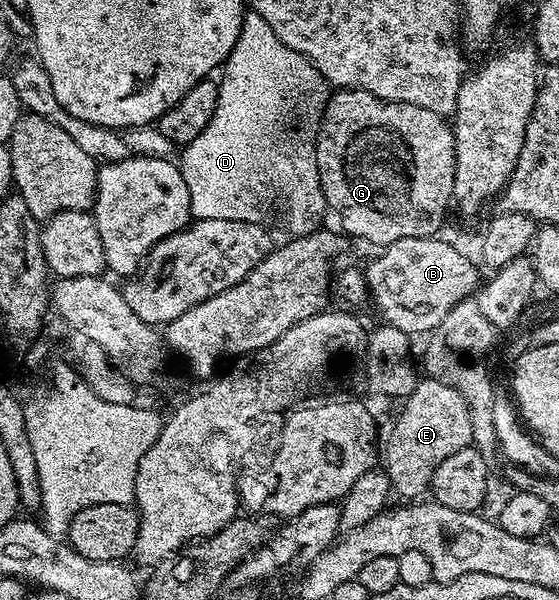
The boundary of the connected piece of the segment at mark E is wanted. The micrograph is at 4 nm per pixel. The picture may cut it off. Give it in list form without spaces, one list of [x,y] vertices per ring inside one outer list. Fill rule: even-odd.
[[[428,376],[418,381],[402,406],[405,407],[393,422],[393,431],[389,434],[385,450],[383,446],[383,469],[393,485],[393,494],[401,497],[398,499],[421,500],[430,493],[435,468],[472,443],[471,412],[467,400],[463,400],[451,384],[443,384]]]

